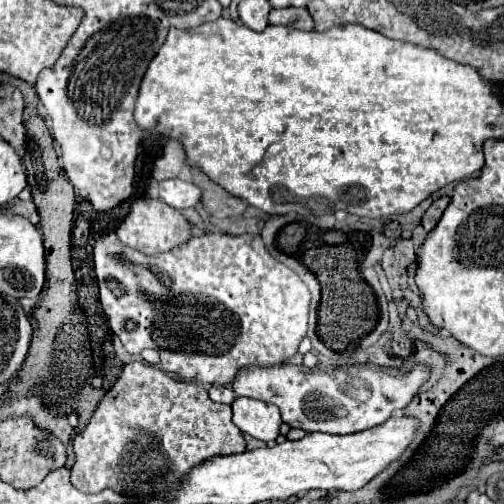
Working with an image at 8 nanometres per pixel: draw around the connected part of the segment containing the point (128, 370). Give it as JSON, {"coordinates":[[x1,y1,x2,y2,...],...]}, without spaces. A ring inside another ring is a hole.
{"coordinates":[[143,361,125,365,117,383,105,393,89,425,75,435,71,483,83,493,111,489,119,495,165,495,179,487,179,479,215,455,237,455,246,450,243,433,231,421,231,405,213,403,203,385,177,381]]}

